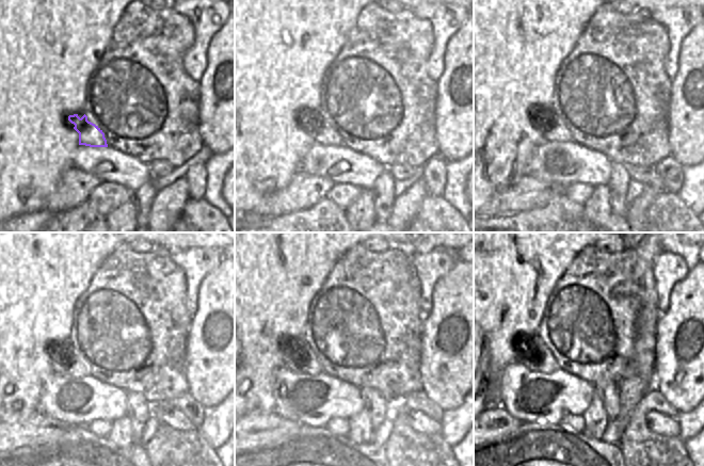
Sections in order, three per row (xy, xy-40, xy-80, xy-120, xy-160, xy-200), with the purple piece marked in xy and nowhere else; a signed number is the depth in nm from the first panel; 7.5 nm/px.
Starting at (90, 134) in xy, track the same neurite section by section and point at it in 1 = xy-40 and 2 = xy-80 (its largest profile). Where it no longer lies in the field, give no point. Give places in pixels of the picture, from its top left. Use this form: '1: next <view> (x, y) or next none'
1: next xy-40 (323, 133)
2: next xy-80 (554, 129)

